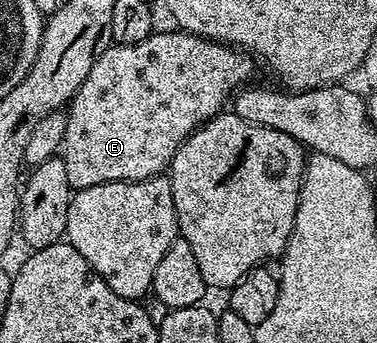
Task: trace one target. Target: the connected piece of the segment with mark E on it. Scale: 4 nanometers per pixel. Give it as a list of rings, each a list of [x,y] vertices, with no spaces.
[[[155,31],[150,34],[148,39],[144,39],[135,45],[114,43],[99,52],[98,58],[92,63],[92,71],[88,71],[84,83],[80,83],[80,87],[68,102],[64,158],[71,190],[77,191],[88,187],[96,187],[109,181],[146,181],[149,177],[165,174],[169,170],[170,161],[176,155],[176,151],[194,134],[194,130],[199,129],[201,125],[205,125],[206,122],[211,121],[213,117],[217,117],[219,113],[223,112],[225,105],[222,104],[225,101],[227,104],[231,100],[232,94],[249,82],[246,80],[253,75],[254,65],[256,66],[255,58],[251,54],[233,45],[224,45],[220,41],[210,41],[206,37],[198,37],[194,33],[173,32],[161,33],[161,31]]]

